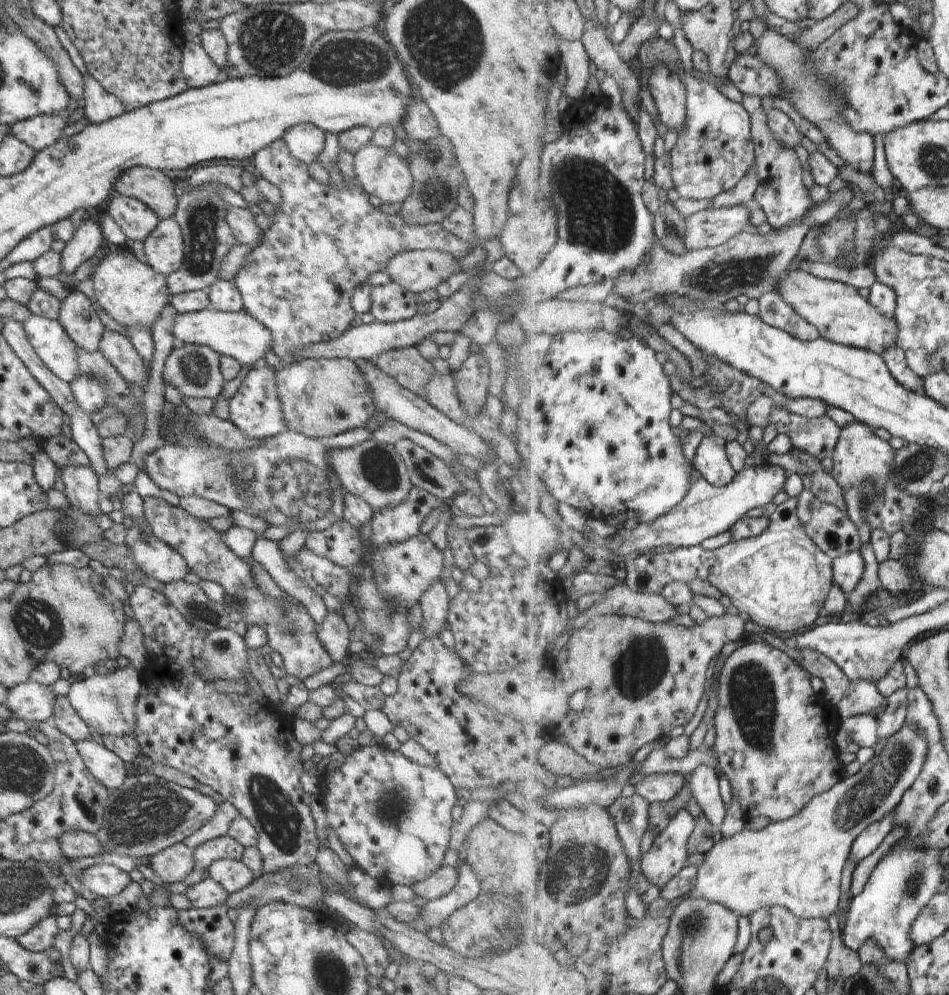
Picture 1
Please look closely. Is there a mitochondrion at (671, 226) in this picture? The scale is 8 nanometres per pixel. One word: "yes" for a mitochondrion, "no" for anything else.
yes

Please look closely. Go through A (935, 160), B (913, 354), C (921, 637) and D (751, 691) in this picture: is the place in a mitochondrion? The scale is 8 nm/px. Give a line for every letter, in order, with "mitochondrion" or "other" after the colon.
A: mitochondrion
B: other
C: other
D: mitochondrion

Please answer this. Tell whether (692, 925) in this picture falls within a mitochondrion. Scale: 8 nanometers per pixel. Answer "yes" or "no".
yes

